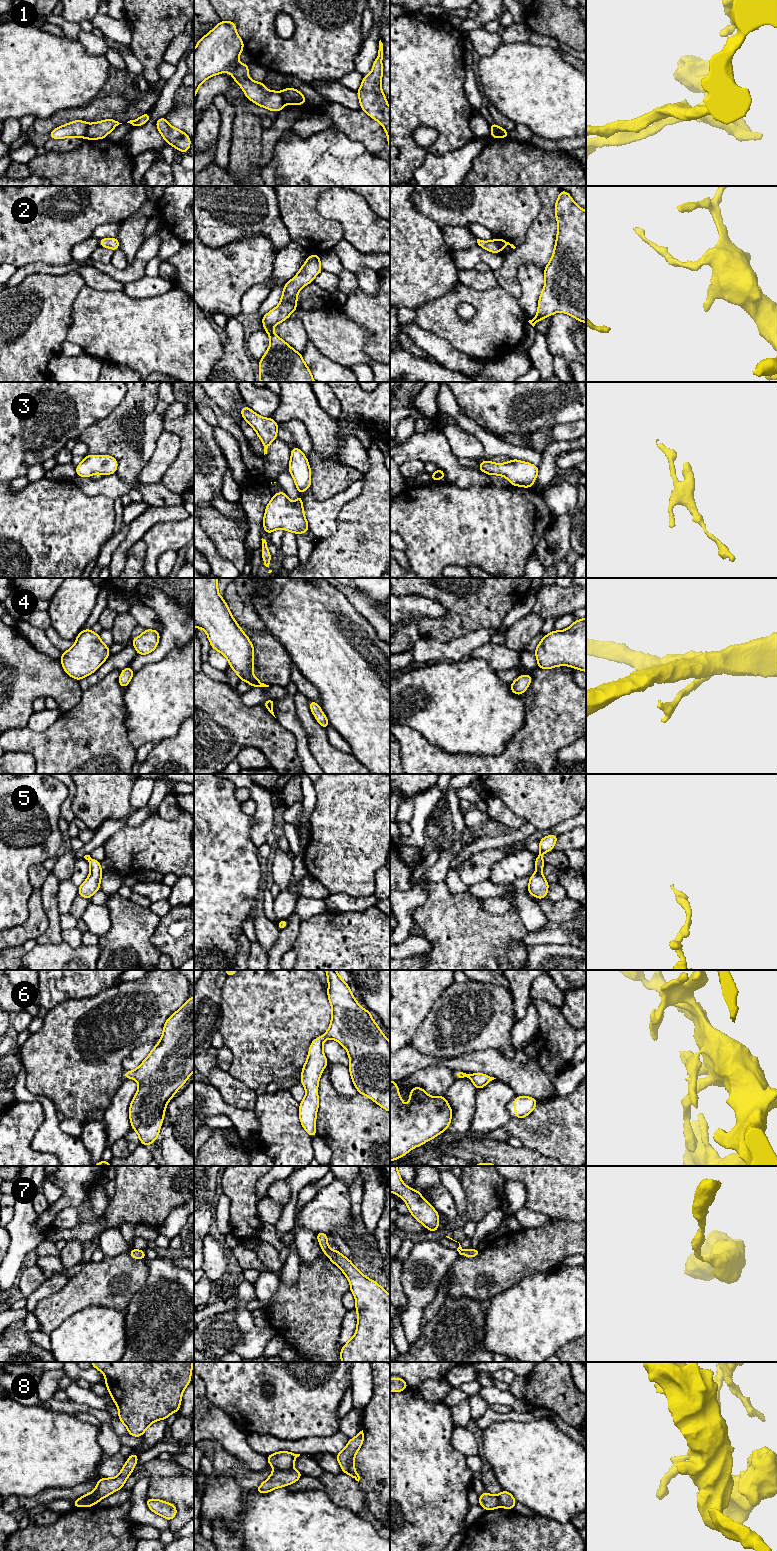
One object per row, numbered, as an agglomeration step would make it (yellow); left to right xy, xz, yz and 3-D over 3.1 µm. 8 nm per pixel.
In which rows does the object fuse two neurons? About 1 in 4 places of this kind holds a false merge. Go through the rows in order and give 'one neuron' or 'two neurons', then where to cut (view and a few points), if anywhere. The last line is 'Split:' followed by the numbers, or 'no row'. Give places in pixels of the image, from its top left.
1: two neurons; cut in xy along (88, 124), (84, 136)
2: one neuron; no cut
3: one neuron; no cut
4: one neuron; no cut
5: one neuron; no cut
6: one neuron; no cut
7: one neuron; no cut
8: two neurons; cut in xz along (292, 1467), (289, 1469), (274, 1469)
Split: 1, 8

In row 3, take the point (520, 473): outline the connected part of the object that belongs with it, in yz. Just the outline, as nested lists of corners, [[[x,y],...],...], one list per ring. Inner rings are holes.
[[[517,459],[501,464],[481,461],[479,471],[488,475],[501,475],[507,478],[512,486],[531,488],[537,478],[539,467]]]

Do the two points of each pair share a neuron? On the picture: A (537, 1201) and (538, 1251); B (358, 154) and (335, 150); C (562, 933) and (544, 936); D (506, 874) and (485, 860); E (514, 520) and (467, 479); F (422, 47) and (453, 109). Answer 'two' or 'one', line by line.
A: two
B: one
C: one
D: two
E: two
F: one

